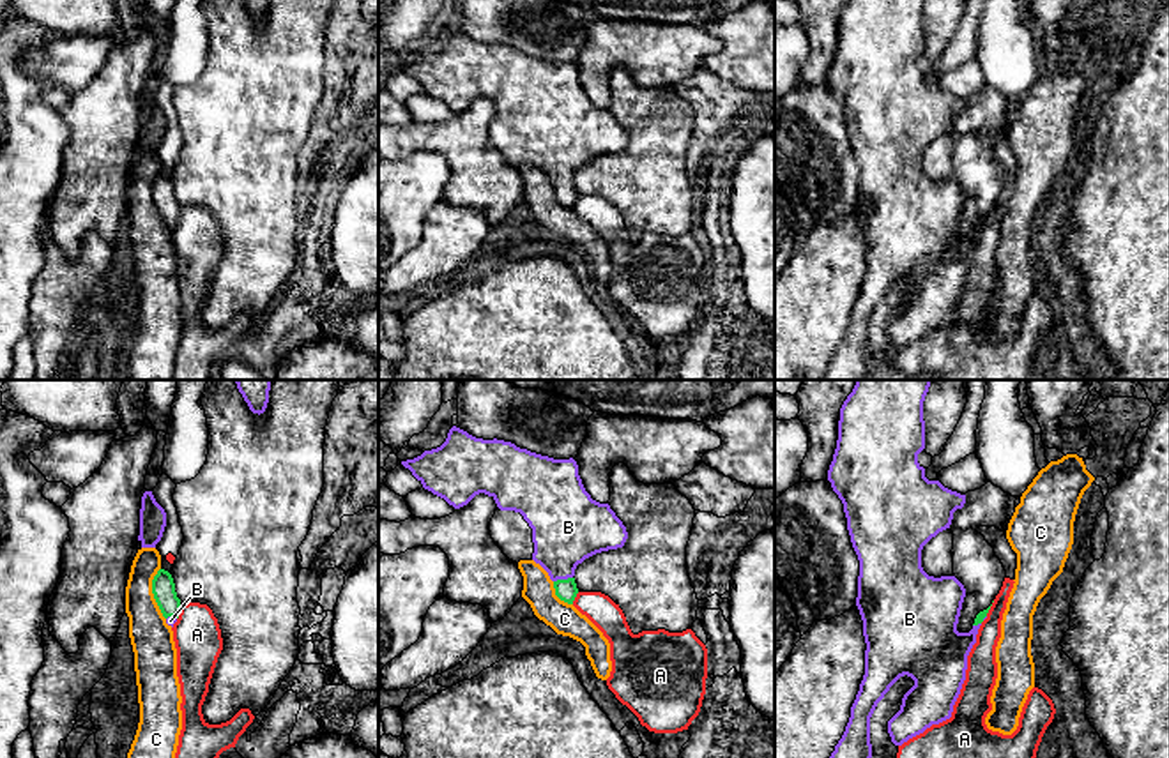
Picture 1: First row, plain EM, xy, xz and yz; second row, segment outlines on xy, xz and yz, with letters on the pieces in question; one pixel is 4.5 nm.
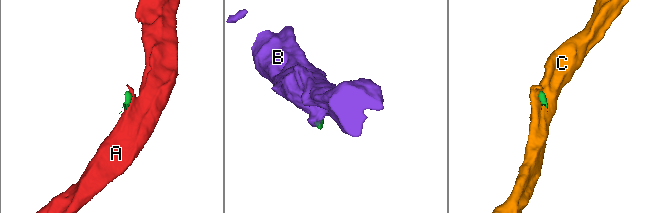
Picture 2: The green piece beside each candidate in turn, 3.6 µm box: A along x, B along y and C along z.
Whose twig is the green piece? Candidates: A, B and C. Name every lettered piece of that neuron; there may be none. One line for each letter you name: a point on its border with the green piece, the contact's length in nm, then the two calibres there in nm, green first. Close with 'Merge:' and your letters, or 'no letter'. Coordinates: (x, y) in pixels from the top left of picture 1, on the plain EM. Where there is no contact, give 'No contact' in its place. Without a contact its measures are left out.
B: Touches green at xz (563, 184). Shared border 90 nm. Thickness 100 nm (green) against 320 nm
Merge: B

